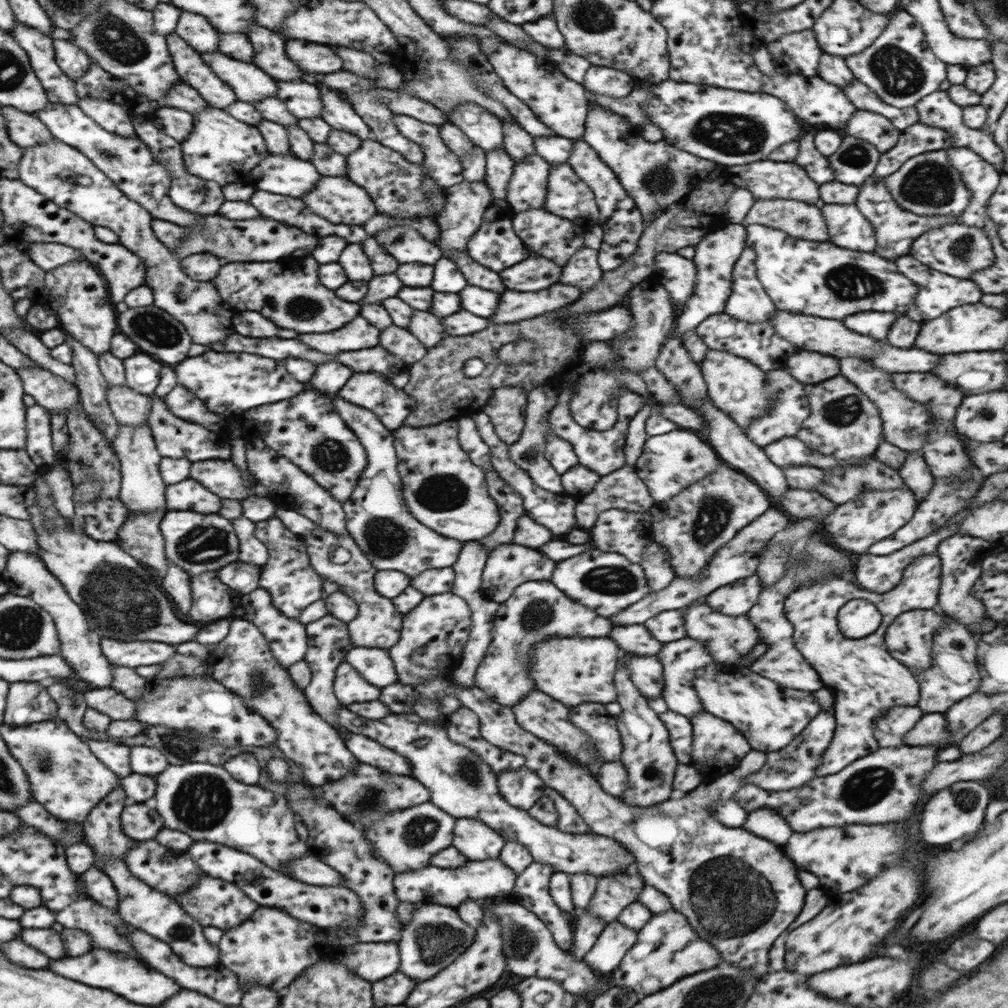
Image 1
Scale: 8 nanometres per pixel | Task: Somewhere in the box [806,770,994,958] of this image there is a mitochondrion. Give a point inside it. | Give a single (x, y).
(964, 798)

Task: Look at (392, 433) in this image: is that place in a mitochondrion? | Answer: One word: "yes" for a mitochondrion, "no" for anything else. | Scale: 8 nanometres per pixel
no

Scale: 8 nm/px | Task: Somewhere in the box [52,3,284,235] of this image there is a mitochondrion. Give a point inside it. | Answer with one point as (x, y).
(114, 37)

